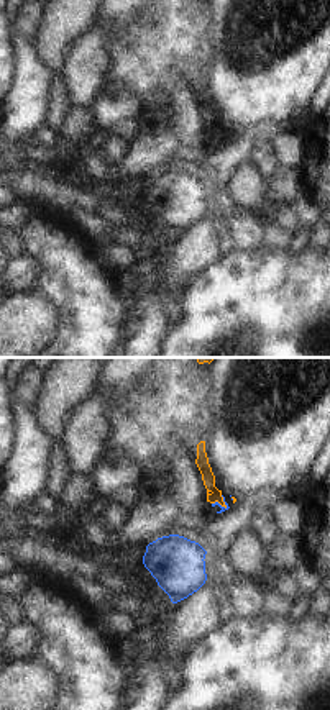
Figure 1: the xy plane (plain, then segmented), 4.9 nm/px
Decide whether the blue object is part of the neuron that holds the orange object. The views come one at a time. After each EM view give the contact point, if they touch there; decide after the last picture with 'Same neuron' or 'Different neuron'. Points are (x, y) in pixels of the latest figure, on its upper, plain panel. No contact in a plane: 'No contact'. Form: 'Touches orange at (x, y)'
Touches orange at (220, 136)

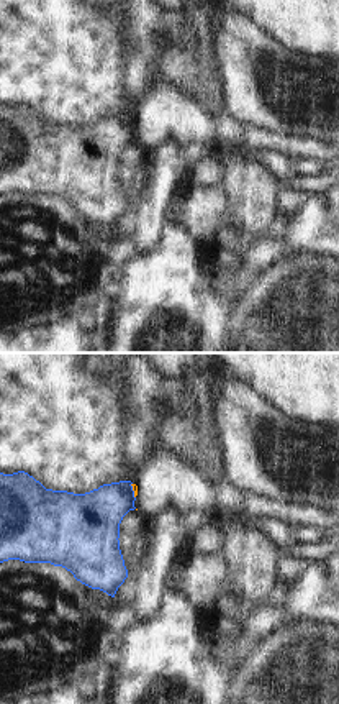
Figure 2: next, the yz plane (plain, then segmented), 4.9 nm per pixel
Touches orange at (133, 122)

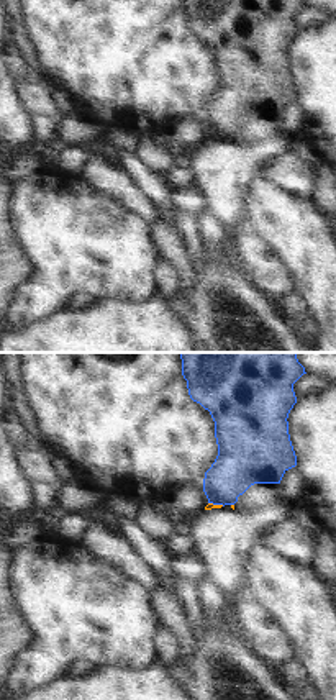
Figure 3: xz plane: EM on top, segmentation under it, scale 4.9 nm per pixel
Touches orange at (217, 138)

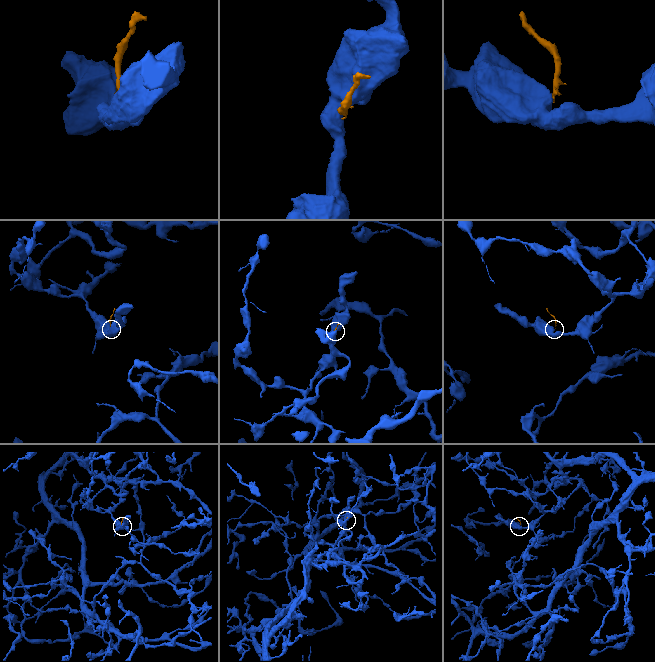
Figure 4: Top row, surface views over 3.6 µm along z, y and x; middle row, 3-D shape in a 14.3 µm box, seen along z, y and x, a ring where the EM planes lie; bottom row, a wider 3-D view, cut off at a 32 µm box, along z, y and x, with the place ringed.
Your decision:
Different neuron

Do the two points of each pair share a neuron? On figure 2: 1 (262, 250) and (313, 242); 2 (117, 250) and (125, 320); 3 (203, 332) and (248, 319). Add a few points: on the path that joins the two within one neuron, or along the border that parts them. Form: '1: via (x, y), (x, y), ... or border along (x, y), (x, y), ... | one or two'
1: border along (289, 243), (298, 253) | two
2: border along (135, 253), (123, 263), (112, 292) | two
3: border along (243, 296), (233, 314), (228, 335) | two

